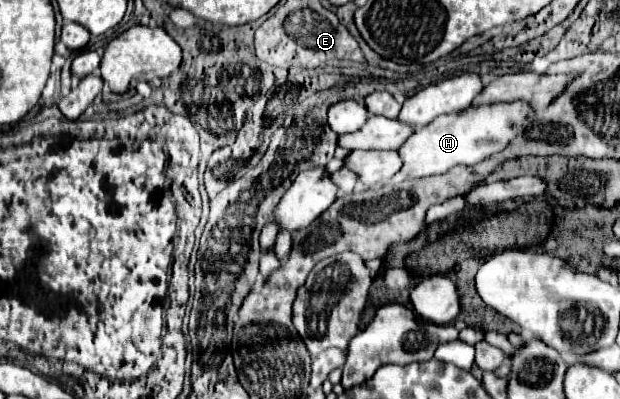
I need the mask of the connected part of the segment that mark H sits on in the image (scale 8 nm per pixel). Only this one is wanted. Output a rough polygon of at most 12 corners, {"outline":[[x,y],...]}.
{"outline":[[527,101],[441,115],[401,147],[401,177],[429,177],[503,151]]}

